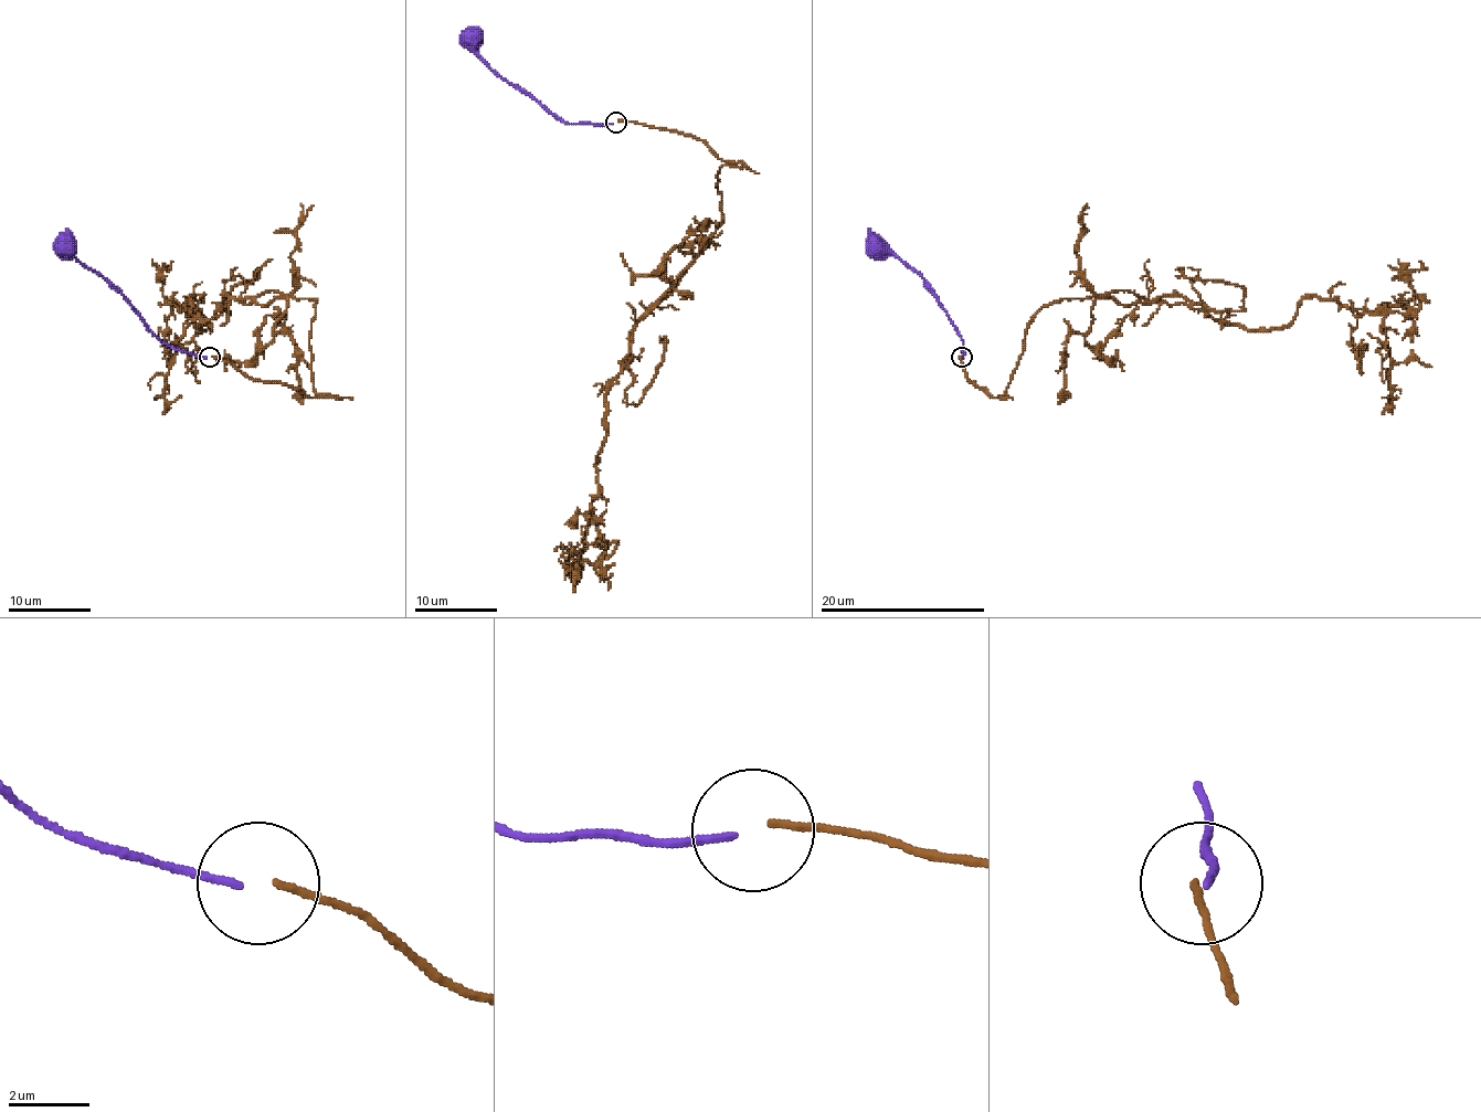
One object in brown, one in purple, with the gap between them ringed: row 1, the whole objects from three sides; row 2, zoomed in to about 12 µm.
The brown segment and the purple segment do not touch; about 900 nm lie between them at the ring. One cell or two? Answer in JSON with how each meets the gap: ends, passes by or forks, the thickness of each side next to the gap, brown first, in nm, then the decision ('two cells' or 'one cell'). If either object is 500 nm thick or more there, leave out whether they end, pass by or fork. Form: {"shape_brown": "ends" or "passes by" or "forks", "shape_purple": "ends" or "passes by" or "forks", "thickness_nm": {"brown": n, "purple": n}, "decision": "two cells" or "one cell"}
{"shape_brown": "ends", "shape_purple": "ends", "thickness_nm": {"brown": 170, "purple": 170}, "decision": "two cells"}

